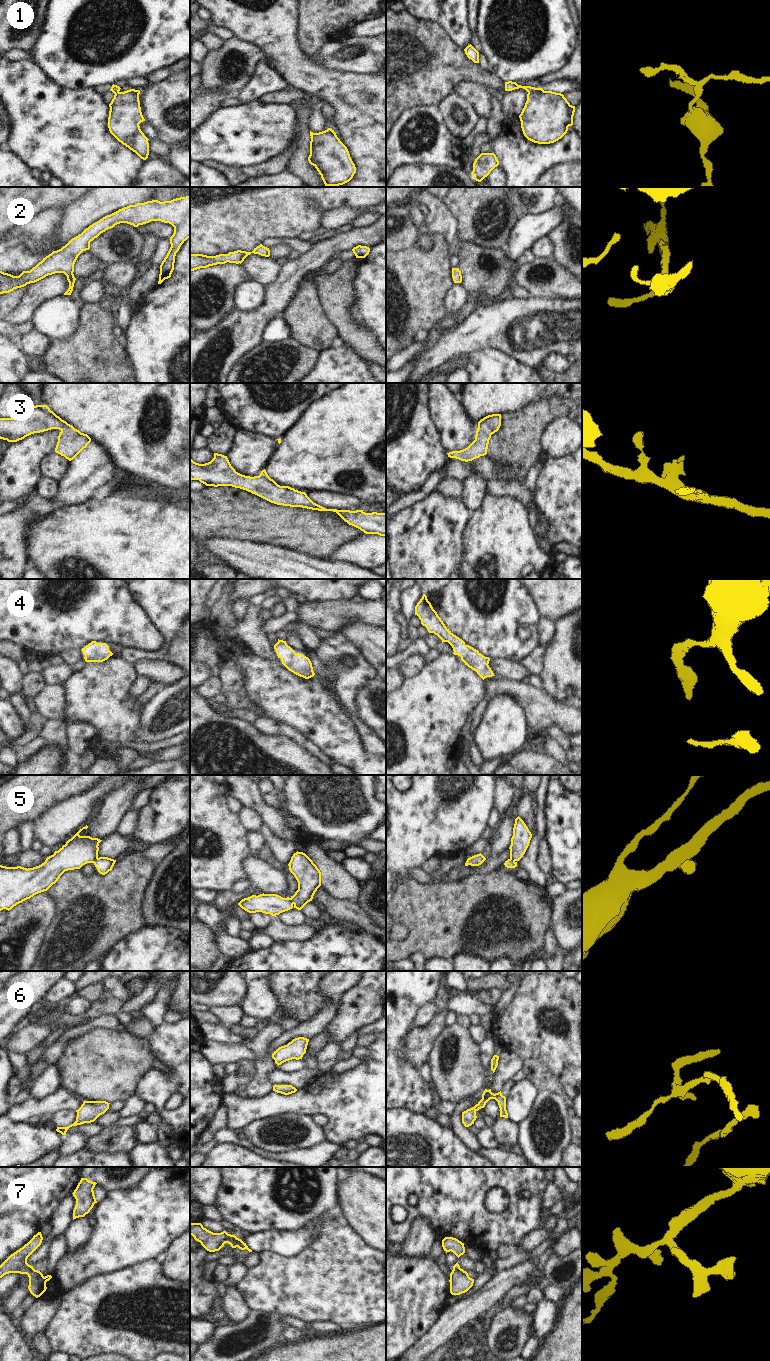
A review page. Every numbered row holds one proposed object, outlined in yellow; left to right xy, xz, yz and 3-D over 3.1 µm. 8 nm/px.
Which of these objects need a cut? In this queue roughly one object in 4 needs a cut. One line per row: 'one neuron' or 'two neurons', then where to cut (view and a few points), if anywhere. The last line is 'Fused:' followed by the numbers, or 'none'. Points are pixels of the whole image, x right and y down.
1: two neurons; cut in yz along (537, 88), (528, 93)
2: one neuron; no cut
3: one neuron; no cut
4: one neuron; no cut
5: two neurons; cut in xz along (289, 898), (293, 903)
6: one neuron; no cut
7: one neuron; no cut
Fused: 1, 5

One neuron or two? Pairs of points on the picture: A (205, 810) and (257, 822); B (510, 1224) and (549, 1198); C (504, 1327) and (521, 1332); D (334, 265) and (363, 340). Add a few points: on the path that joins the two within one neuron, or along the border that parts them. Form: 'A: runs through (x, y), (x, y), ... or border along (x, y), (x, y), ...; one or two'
A: border along (238, 815), (241, 822), (249, 830); two
B: border along (548, 1182), (542, 1206); two
C: runs through (508, 1327), (517, 1328); one
D: border along (342, 264), (332, 274), (325, 274), (322, 271); two

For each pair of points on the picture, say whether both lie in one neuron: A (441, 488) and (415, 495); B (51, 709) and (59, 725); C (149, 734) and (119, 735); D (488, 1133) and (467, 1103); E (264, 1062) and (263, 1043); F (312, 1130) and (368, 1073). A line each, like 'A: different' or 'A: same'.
A: different
B: different
C: different
D: different
E: same
F: different

